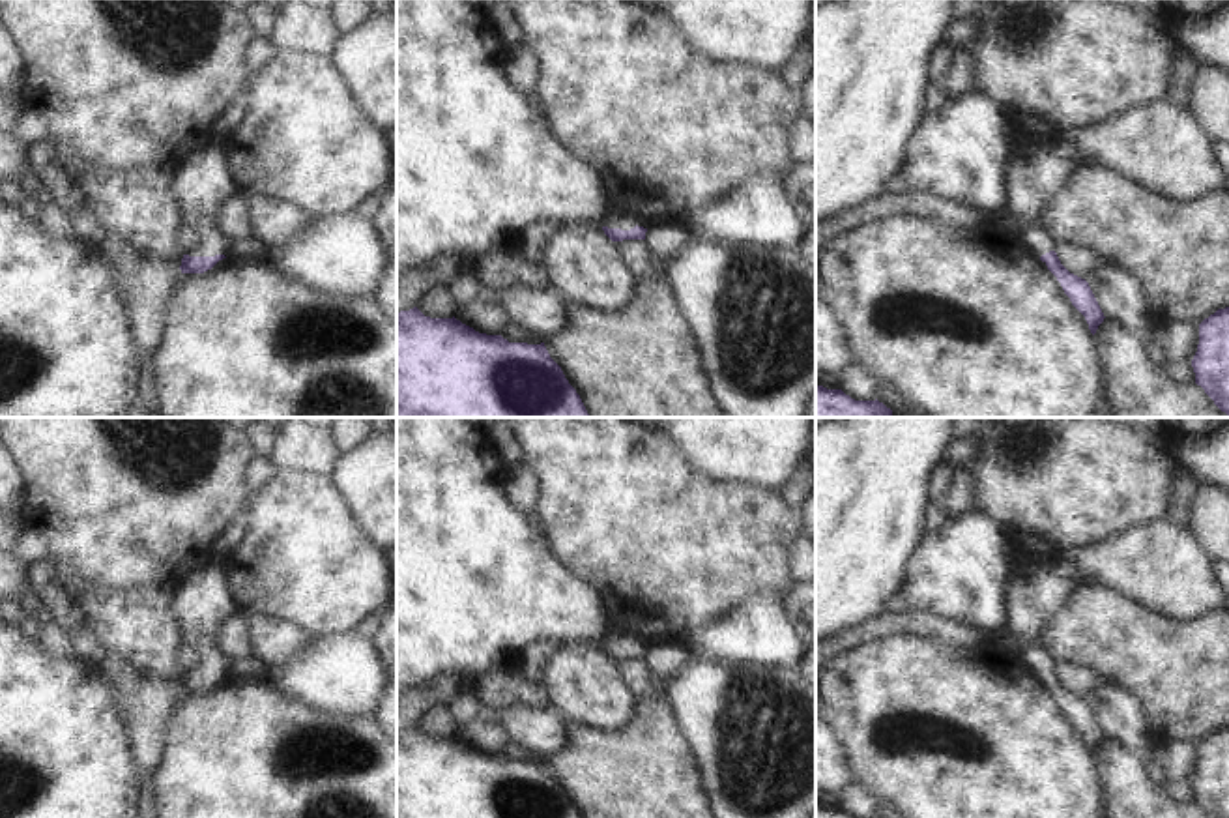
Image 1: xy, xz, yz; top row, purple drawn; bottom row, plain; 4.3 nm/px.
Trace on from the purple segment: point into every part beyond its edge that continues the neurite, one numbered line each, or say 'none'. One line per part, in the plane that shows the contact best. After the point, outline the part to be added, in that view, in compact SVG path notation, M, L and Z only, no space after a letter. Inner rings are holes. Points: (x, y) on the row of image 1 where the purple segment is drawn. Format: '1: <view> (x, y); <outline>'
1: xz (616, 218); M610 210L602 226L630 230L636 225L643 226L643 228L649 228L647 225L643 225L640 221L640 217L636 213L634 215L625 215L623 210Z

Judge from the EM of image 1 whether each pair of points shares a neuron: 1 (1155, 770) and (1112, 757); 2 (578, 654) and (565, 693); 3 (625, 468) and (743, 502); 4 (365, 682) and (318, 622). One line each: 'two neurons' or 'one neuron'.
1: two neurons
2: one neuron
3: one neuron
4: two neurons

